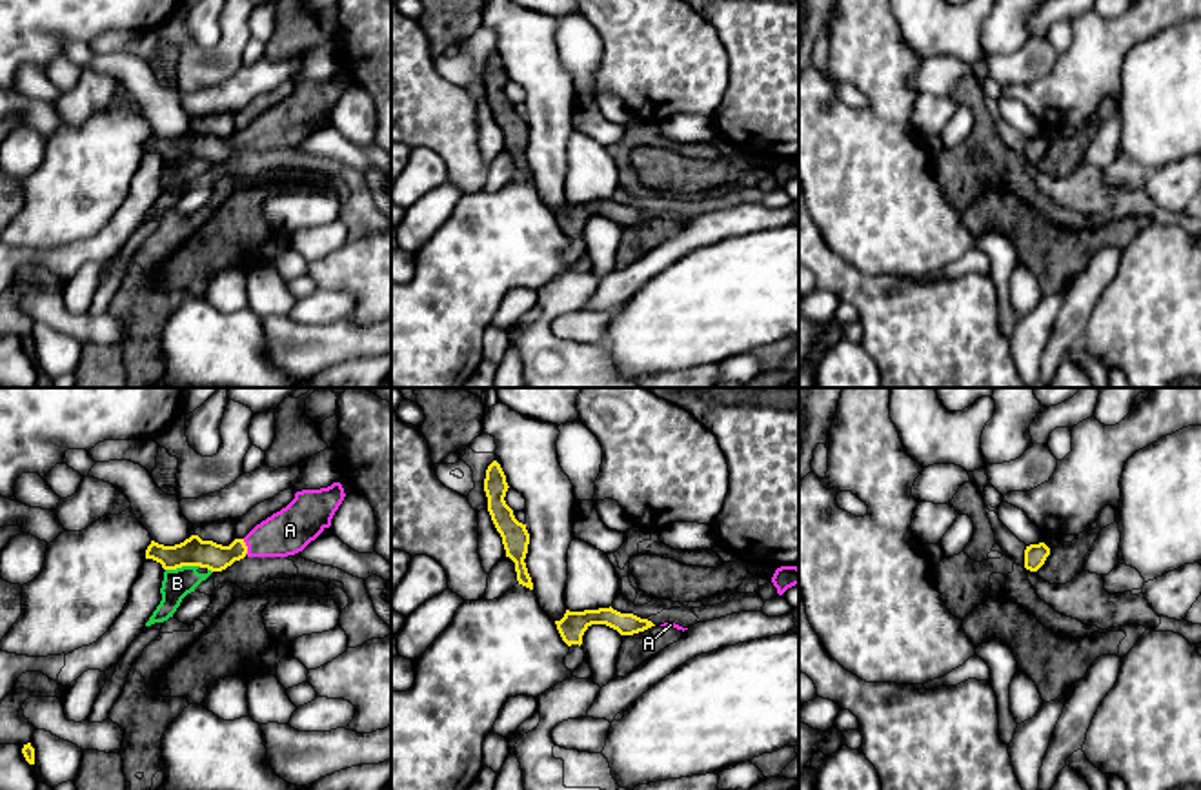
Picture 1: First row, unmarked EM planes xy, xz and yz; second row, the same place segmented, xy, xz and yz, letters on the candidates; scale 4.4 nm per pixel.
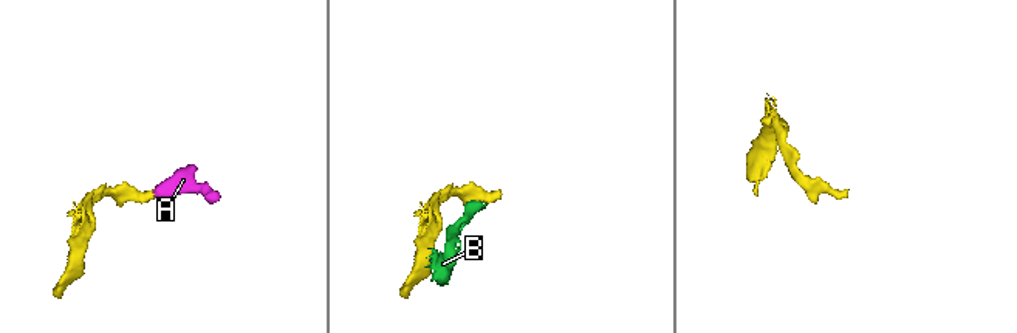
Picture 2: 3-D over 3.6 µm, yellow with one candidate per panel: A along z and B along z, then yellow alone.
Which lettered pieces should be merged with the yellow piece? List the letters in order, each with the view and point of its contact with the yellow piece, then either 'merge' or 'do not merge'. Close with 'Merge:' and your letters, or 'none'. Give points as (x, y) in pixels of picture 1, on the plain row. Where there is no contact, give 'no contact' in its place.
A: xy (246, 139) | merge
B: xy (182, 157) | do not merge
Merge: A

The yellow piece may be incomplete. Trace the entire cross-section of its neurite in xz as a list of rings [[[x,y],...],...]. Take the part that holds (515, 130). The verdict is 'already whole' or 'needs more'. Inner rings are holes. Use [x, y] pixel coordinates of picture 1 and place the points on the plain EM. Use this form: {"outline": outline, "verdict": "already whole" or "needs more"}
{"outline": [[[493,53],[486,62],[484,84],[488,89],[488,104],[497,124],[502,129],[506,149],[515,155],[519,177],[533,182],[531,169],[526,160],[526,146],[530,137],[530,126],[526,116],[519,115],[513,102],[506,96],[504,89],[508,84],[506,67],[497,53]]], "verdict": "already whole"}

